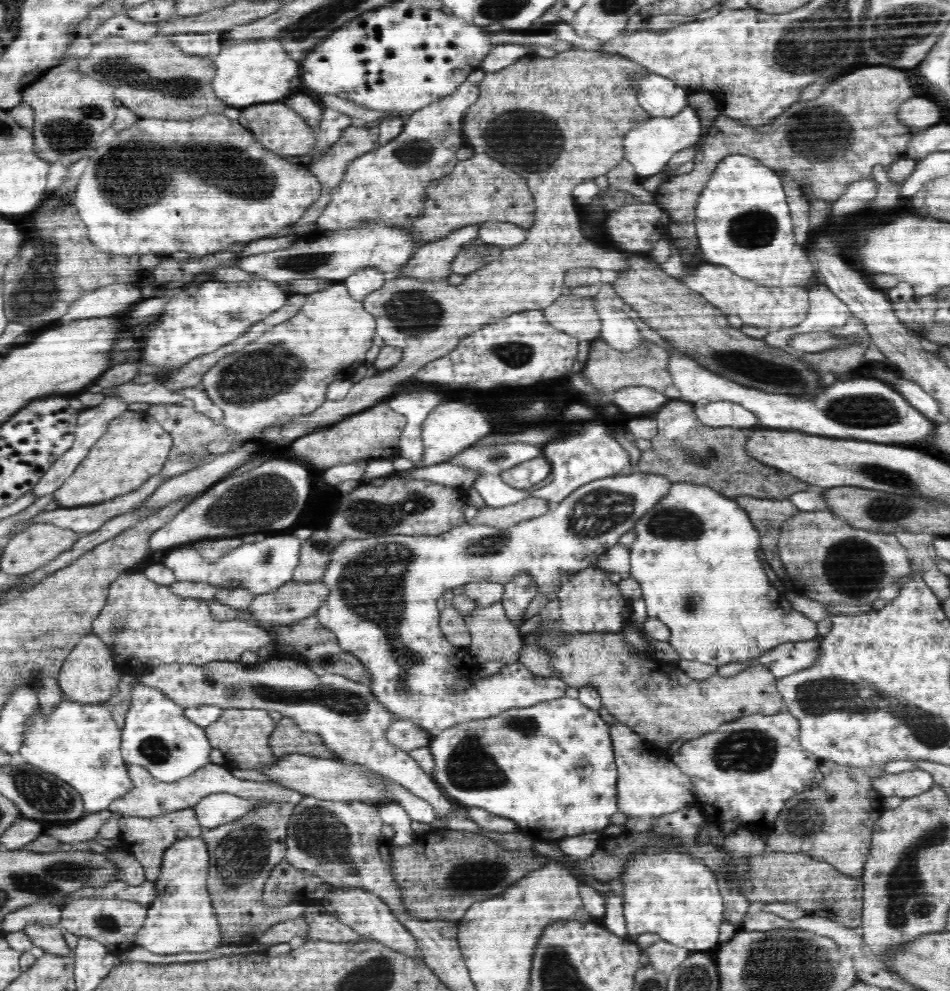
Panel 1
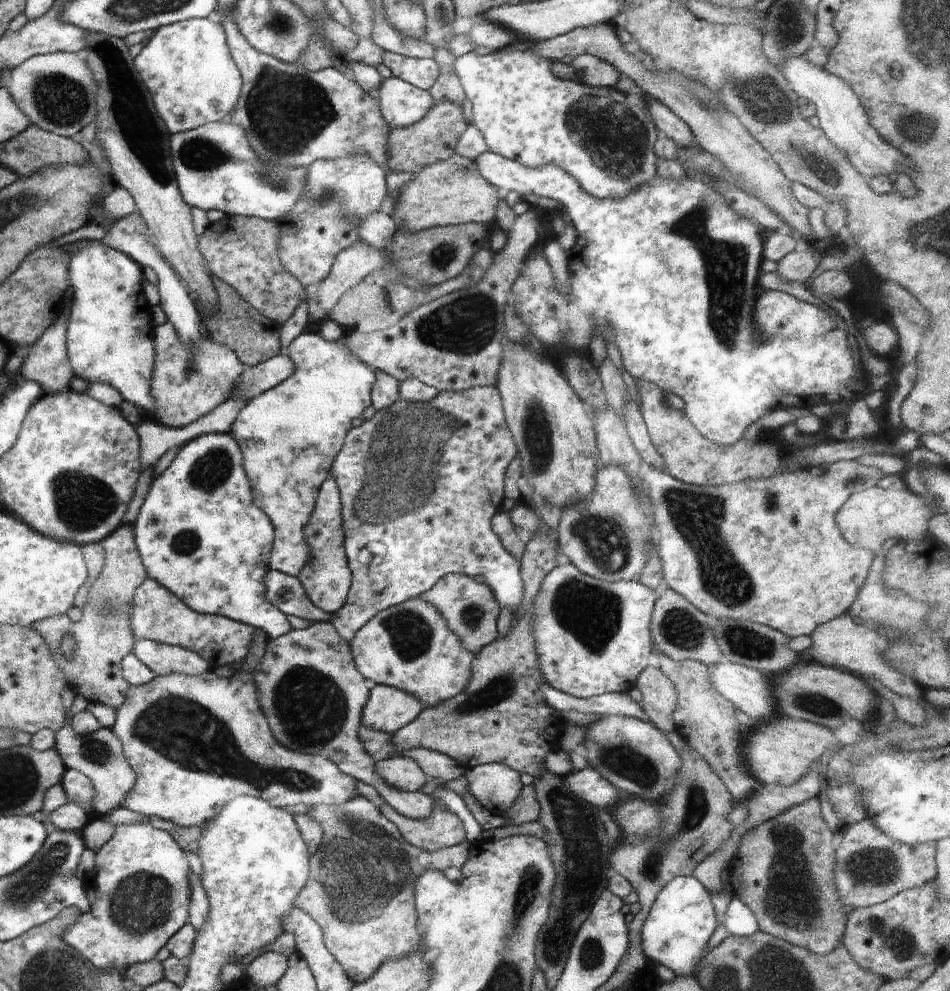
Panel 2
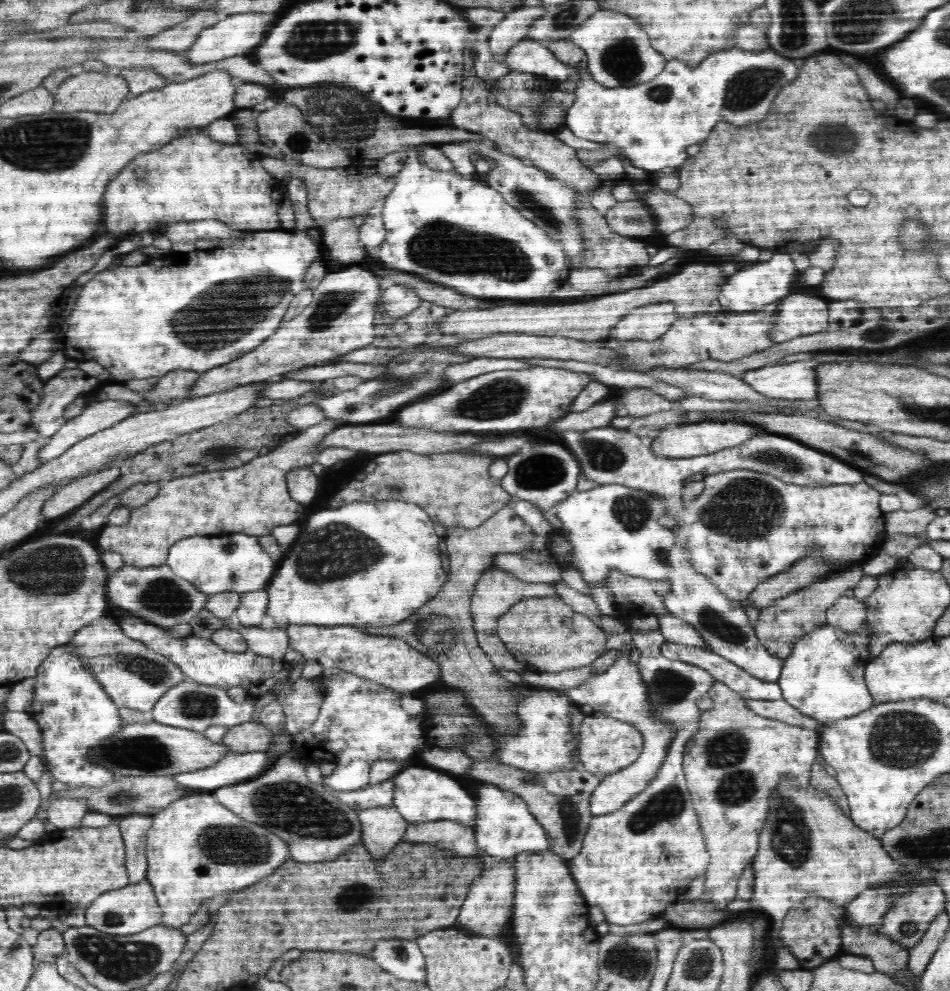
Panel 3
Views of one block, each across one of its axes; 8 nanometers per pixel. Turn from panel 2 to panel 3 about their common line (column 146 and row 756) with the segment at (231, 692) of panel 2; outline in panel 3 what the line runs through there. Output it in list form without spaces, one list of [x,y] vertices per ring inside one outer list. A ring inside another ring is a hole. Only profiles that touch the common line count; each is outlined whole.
[[[718,680],[712,682],[708,695],[713,707],[697,714],[699,730],[692,736],[688,746],[684,747],[683,771],[710,857],[701,900],[726,911],[736,900],[738,880],[744,868],[752,867],[757,856],[759,836],[768,818],[768,800],[772,790],[780,784],[784,775],[795,776],[795,780],[799,780],[804,789],[812,788],[811,766],[819,754],[820,734],[812,729],[764,718],[752,712],[745,698]]]

